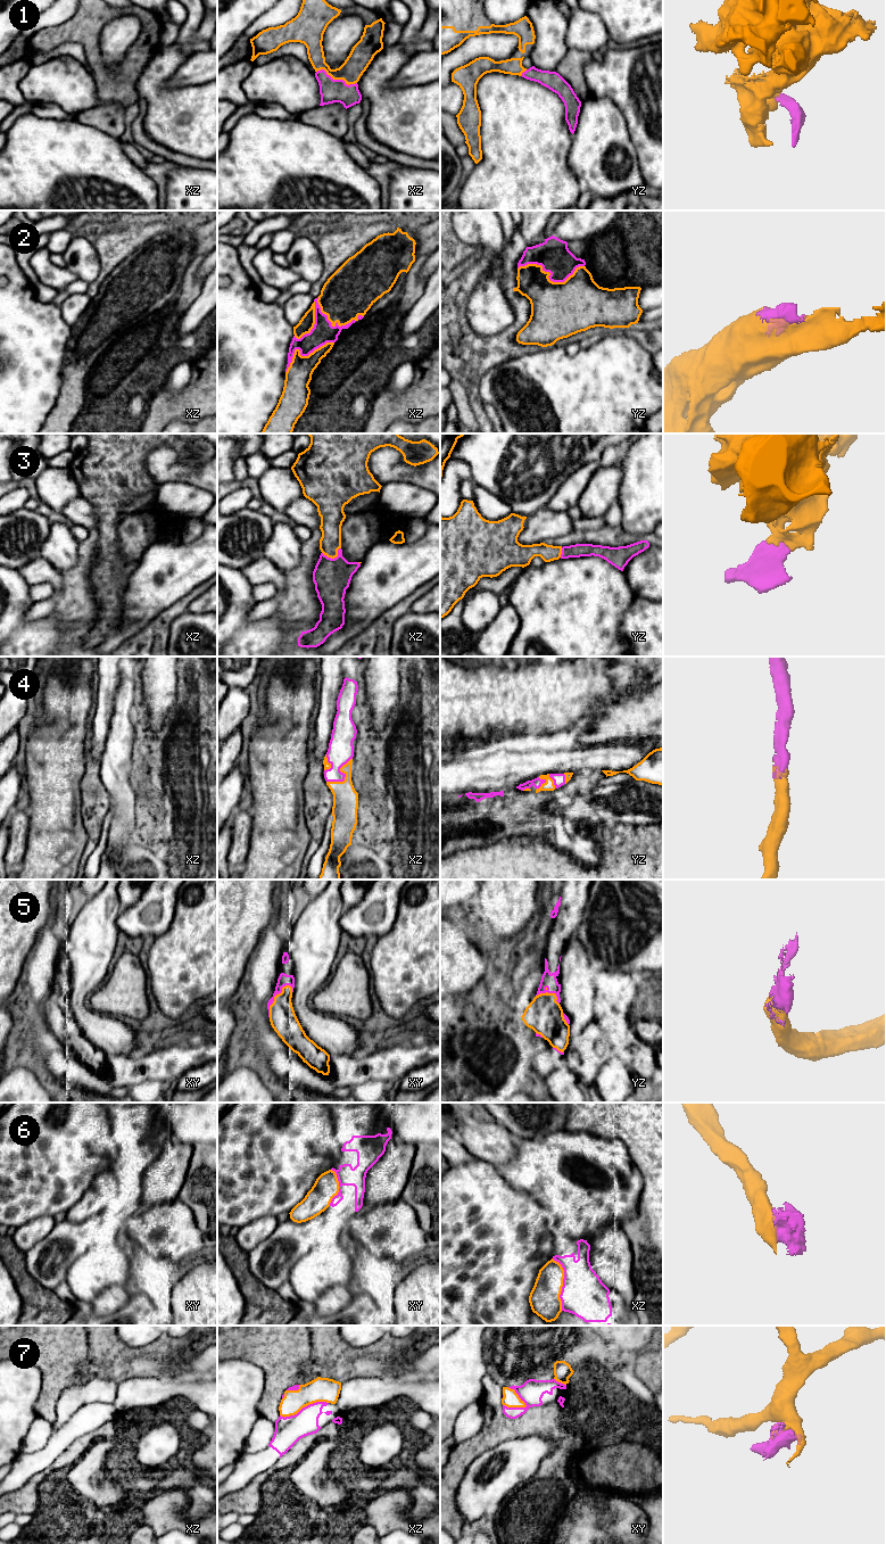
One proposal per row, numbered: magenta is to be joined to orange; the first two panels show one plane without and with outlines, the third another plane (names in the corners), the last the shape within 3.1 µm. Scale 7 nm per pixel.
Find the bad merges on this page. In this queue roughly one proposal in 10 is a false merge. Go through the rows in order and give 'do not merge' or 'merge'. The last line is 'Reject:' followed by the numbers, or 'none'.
1: merge
2: merge
3: merge
4: merge
5: merge
6: merge
7: merge
Reject: none

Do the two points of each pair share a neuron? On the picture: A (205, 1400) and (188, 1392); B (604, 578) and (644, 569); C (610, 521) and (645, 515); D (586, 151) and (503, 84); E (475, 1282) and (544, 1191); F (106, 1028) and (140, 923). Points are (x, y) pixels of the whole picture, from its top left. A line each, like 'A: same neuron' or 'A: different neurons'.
A: same neuron
B: different neurons
C: different neurons
D: different neurons
E: different neurons
F: different neurons

